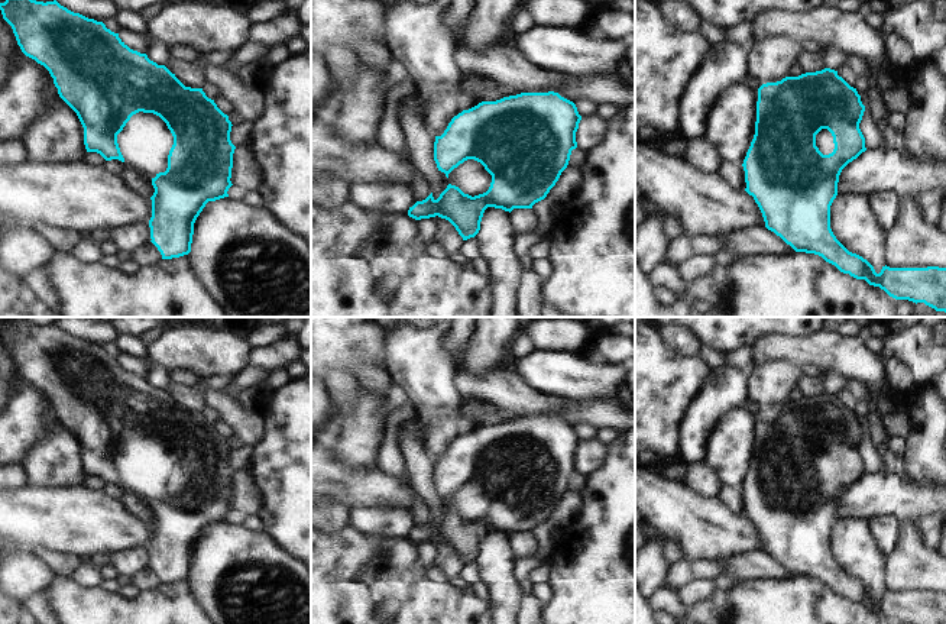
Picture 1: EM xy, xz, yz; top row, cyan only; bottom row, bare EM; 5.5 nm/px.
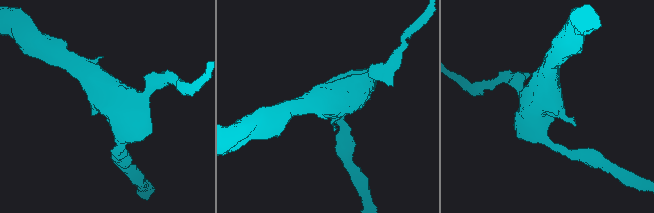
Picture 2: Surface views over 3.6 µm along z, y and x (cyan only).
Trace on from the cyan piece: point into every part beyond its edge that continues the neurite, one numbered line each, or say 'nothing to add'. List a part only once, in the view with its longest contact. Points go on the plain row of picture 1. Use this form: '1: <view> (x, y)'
1: xy (145, 466)

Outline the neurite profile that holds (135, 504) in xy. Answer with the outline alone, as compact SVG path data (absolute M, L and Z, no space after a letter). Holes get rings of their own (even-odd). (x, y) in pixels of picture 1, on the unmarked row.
M126 491L122 497L122 502L126 505L127 511L142 521L150 523L155 517L152 510L152 502L145 501L140 495Z

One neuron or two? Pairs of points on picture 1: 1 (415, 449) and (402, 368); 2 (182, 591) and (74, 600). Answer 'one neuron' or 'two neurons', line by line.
1: two neurons
2: one neuron

